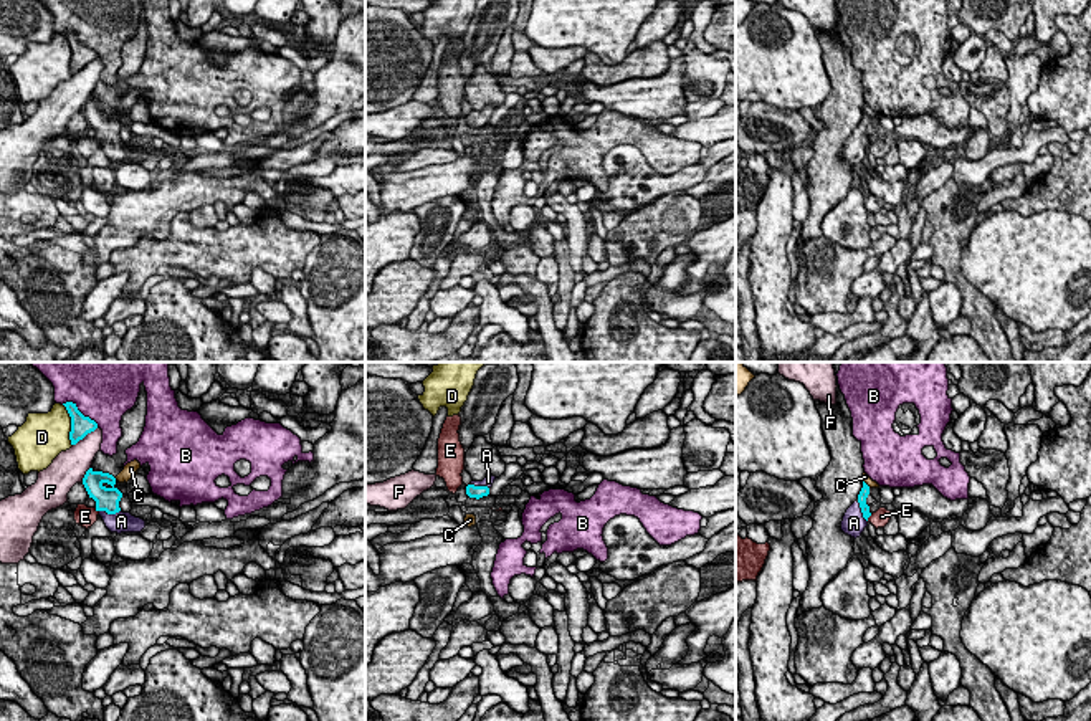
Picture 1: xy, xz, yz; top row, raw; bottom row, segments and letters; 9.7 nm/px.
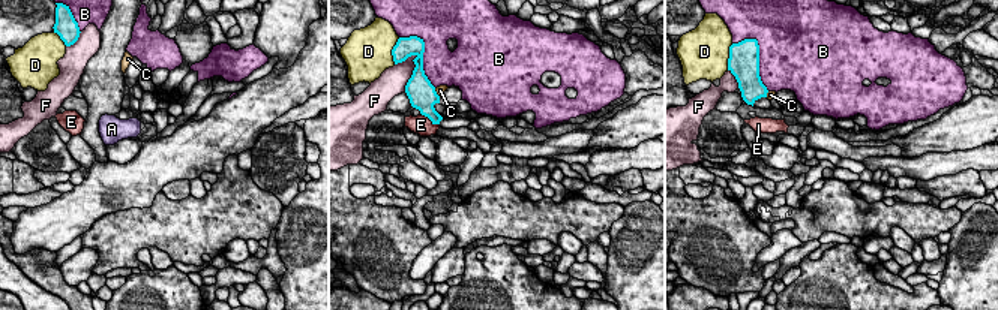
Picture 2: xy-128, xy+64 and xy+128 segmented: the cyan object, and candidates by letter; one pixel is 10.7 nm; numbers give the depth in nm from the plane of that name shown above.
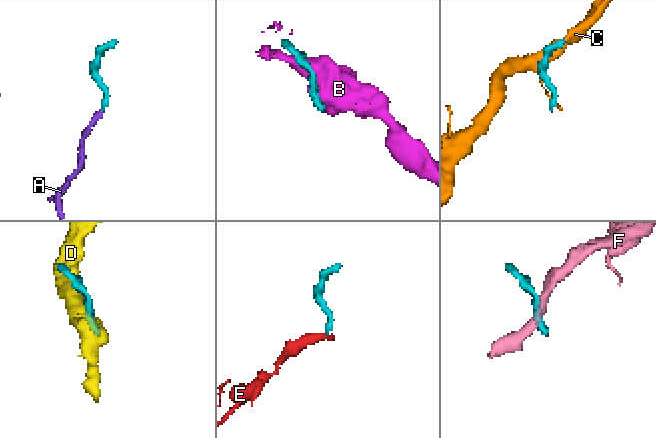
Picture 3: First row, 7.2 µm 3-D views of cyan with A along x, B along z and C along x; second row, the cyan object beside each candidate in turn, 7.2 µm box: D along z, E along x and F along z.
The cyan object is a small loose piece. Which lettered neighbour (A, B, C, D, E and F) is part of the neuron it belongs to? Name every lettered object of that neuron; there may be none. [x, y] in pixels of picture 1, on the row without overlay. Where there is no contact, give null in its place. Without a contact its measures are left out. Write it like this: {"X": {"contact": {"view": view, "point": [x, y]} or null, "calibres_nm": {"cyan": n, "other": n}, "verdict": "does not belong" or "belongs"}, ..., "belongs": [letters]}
{"A": {"contact": {"view": "xy", "point": [109, 143]}, "calibres_nm": {"cyan": 220, "other": 190}, "verdict": "belongs"}, "B": {"contact": {"view": "xy", "point": [78, 40]}, "calibres_nm": {"cyan": 200, "other": 480}, "verdict": "does not belong"}, "C": {"contact": {"view": "yz", "point": [865, 113]}, "calibres_nm": {"cyan": 100, "other": 70}, "verdict": "does not belong"}, "D": {"contact": {"view": "xy", "point": [71, 55]}, "calibres_nm": {"cyan": 200, "other": 420}, "verdict": "does not belong"}, "E": {"contact": {"view": "yz", "point": [868, 146]}, "calibres_nm": {"cyan": 100, "other": 160}, "verdict": "does not belong"}, "F": {"contact": {"view": "xy", "point": [85, 65]}, "calibres_nm": {"cyan": 200, "other": 280}, "verdict": "does not belong"}, "belongs": ["A"]}

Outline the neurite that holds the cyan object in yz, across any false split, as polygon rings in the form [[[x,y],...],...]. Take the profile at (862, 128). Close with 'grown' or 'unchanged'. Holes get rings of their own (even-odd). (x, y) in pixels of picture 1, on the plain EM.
[[[863,111],[863,117],[858,124],[858,129],[846,139],[841,160],[851,167],[860,167],[865,157],[868,155],[868,147],[871,146],[866,127],[869,124],[869,116]]]; grown

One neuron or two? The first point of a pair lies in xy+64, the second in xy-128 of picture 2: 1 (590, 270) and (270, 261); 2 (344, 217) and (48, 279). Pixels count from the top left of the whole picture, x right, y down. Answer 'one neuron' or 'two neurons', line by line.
1: two neurons
2: one neuron

